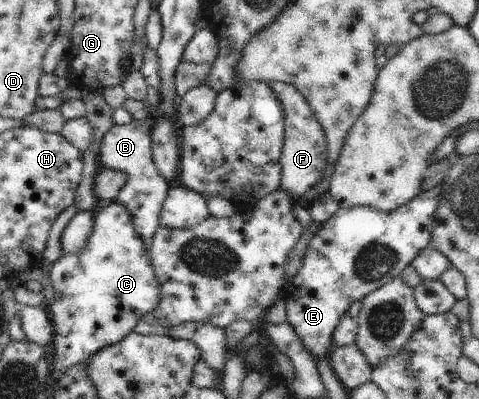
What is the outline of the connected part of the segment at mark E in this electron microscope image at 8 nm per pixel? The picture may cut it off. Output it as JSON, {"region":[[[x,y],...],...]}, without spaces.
{"region":[[[437,186],[421,192],[409,203],[387,213],[375,207],[339,208],[329,221],[321,224],[319,230],[315,231],[313,239],[307,245],[303,265],[297,275],[286,284],[283,298],[286,303],[287,322],[293,326],[305,349],[315,355],[316,362],[323,359],[329,347],[334,345],[334,329],[337,329],[341,317],[348,314],[349,307],[357,301],[362,302],[369,293],[389,283],[409,266],[423,249],[429,248],[439,199],[441,199],[441,187]]]}

